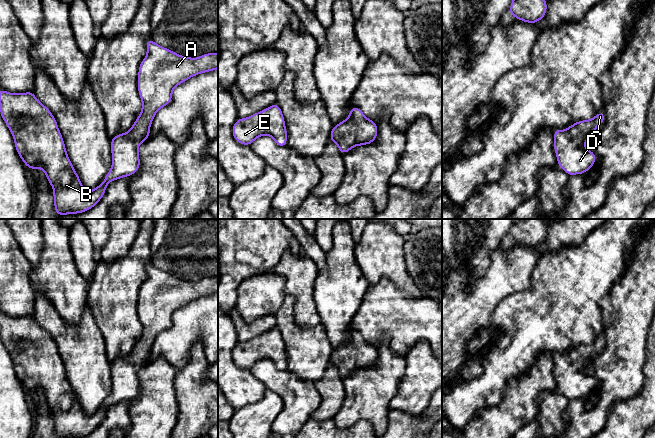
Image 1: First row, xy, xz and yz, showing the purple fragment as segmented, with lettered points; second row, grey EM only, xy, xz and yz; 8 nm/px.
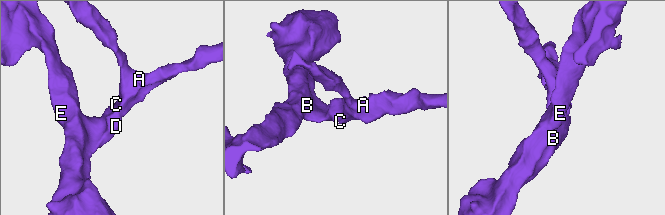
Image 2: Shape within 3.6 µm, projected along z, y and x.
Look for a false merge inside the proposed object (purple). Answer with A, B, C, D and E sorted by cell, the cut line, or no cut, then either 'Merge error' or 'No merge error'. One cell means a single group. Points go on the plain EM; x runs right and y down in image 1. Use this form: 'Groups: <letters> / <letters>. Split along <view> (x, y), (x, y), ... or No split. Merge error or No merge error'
Groups: A B C D E. No split. No merge error

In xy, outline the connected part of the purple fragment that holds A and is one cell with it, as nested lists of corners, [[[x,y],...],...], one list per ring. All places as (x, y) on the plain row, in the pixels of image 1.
[[[151,262],[146,265],[146,273],[147,279],[141,285],[138,294],[138,317],[142,324],[141,337],[127,357],[121,357],[111,362],[112,391],[106,398],[104,405],[91,415],[83,412],[81,404],[66,376],[63,361],[51,335],[35,321],[33,315],[13,318],[0,312],[0,339],[13,360],[16,375],[25,390],[35,395],[39,391],[44,394],[49,408],[54,412],[53,421],[56,438],[78,438],[92,433],[102,423],[111,405],[135,398],[140,392],[138,371],[142,366],[149,363],[150,350],[155,338],[159,333],[170,328],[174,312],[193,300],[218,293],[218,276],[202,278],[199,282],[190,282],[156,268]]]

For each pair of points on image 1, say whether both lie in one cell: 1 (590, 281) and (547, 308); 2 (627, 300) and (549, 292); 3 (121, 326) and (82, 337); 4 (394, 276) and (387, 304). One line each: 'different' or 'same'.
1: same
2: different
3: different
4: different

